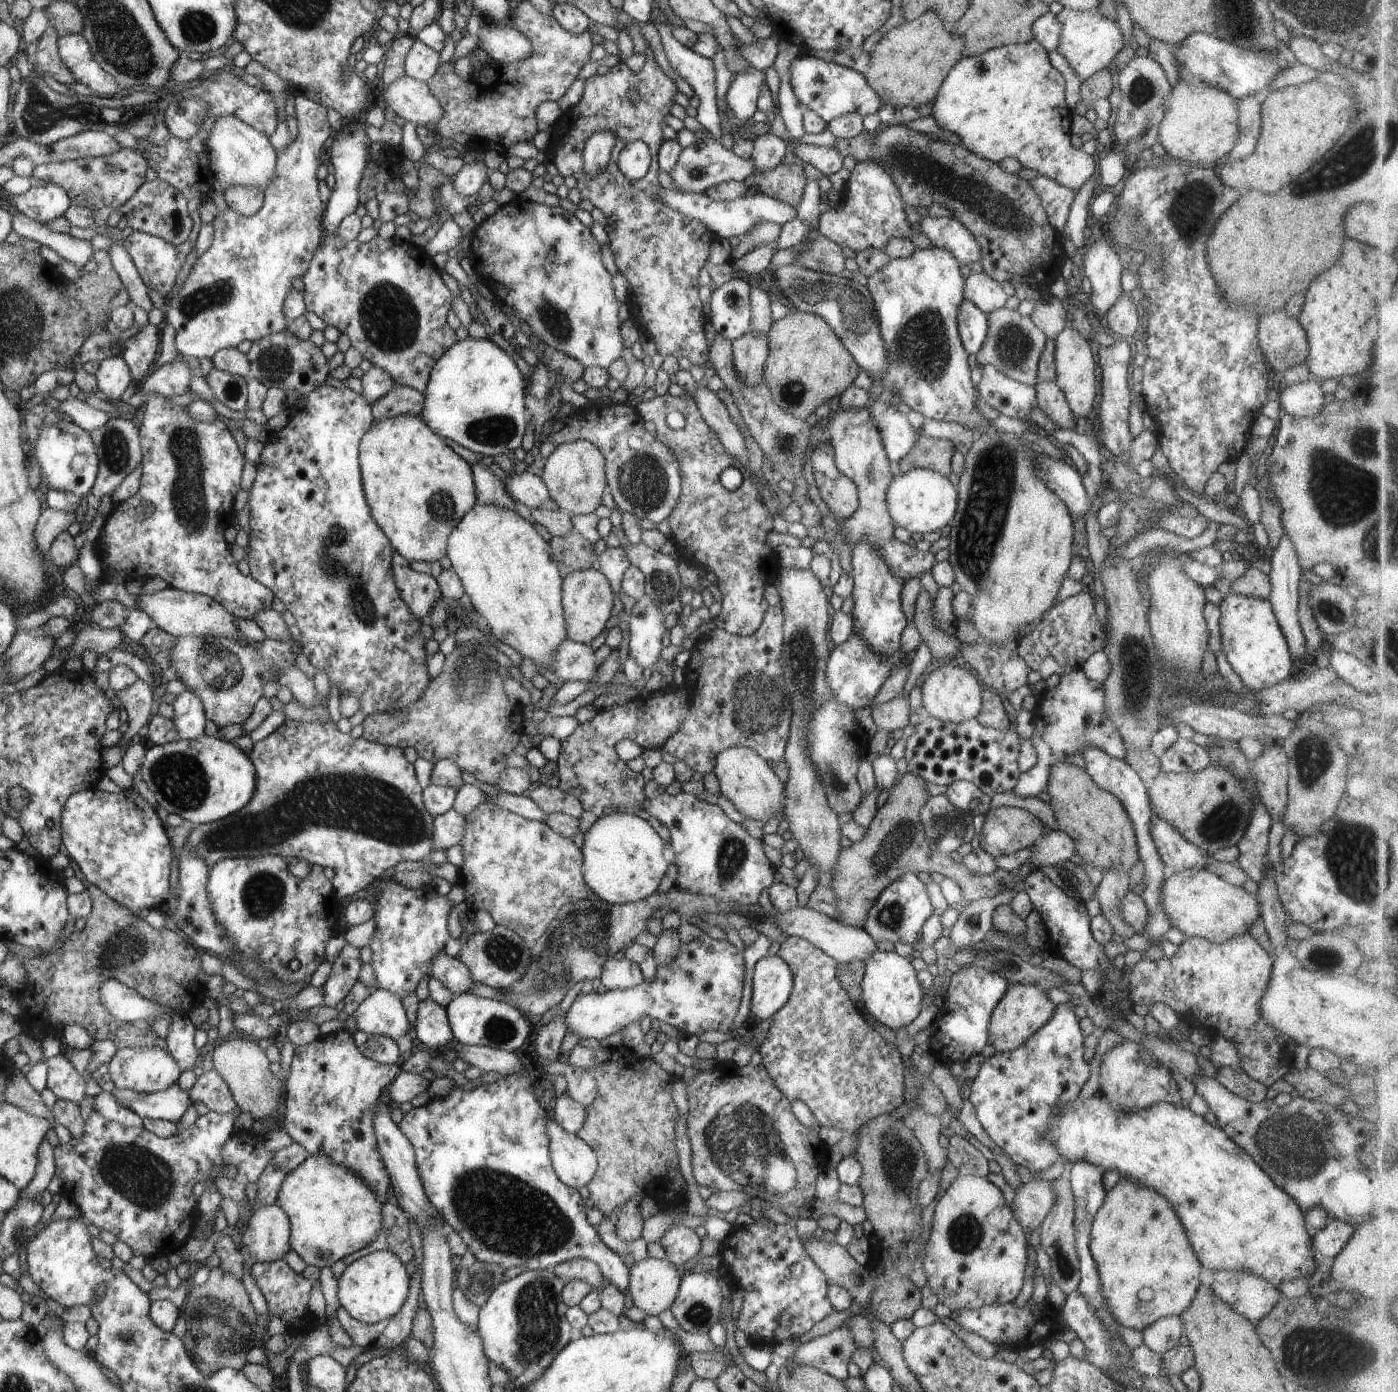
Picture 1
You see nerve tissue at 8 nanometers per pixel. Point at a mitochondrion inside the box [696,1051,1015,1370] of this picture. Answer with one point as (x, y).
(741, 1142)

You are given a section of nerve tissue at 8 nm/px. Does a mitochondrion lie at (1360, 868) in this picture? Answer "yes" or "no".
yes

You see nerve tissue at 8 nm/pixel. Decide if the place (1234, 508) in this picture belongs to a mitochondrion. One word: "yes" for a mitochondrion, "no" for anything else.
no

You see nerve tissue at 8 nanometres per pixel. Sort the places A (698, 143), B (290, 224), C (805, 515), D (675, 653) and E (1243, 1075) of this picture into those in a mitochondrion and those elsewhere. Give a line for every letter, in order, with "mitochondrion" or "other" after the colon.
A: other
B: mitochondrion
C: other
D: other
E: other

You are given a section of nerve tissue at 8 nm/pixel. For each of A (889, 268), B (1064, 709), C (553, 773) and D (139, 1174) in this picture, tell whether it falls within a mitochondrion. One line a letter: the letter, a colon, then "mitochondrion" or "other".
A: other
B: other
C: other
D: mitochondrion

